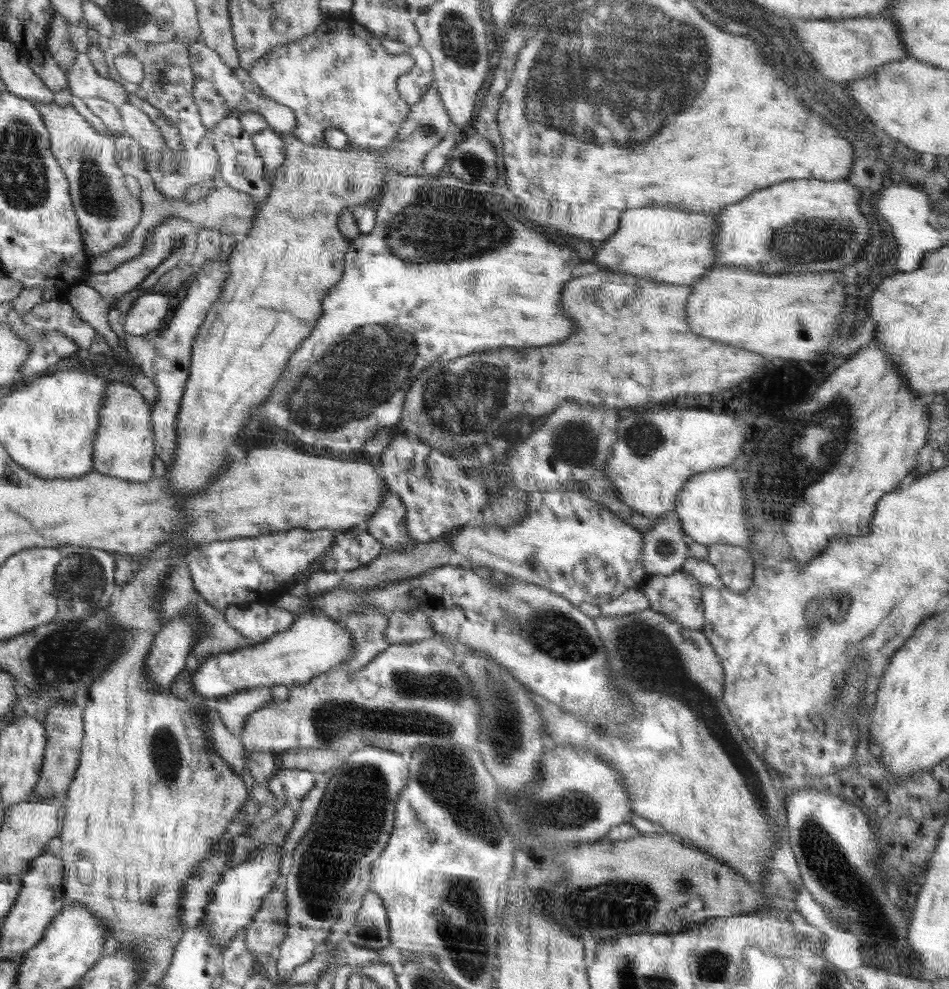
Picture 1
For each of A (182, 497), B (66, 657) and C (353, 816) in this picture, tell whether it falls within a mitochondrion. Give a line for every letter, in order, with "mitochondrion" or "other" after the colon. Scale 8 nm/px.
A: other
B: mitochondrion
C: mitochondrion

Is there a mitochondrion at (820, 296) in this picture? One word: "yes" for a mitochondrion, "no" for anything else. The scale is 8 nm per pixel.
no

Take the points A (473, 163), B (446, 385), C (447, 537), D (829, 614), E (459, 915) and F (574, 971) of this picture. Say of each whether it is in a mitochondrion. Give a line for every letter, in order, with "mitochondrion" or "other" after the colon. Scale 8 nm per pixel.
A: mitochondrion
B: mitochondrion
C: other
D: mitochondrion
E: mitochondrion
F: other

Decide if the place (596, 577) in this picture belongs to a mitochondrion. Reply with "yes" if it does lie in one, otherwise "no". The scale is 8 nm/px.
yes

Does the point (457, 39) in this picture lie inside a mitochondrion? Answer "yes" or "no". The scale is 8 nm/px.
yes

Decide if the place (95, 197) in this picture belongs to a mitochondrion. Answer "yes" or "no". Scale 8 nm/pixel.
yes

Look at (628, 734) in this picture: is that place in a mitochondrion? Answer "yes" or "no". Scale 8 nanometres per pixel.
yes

